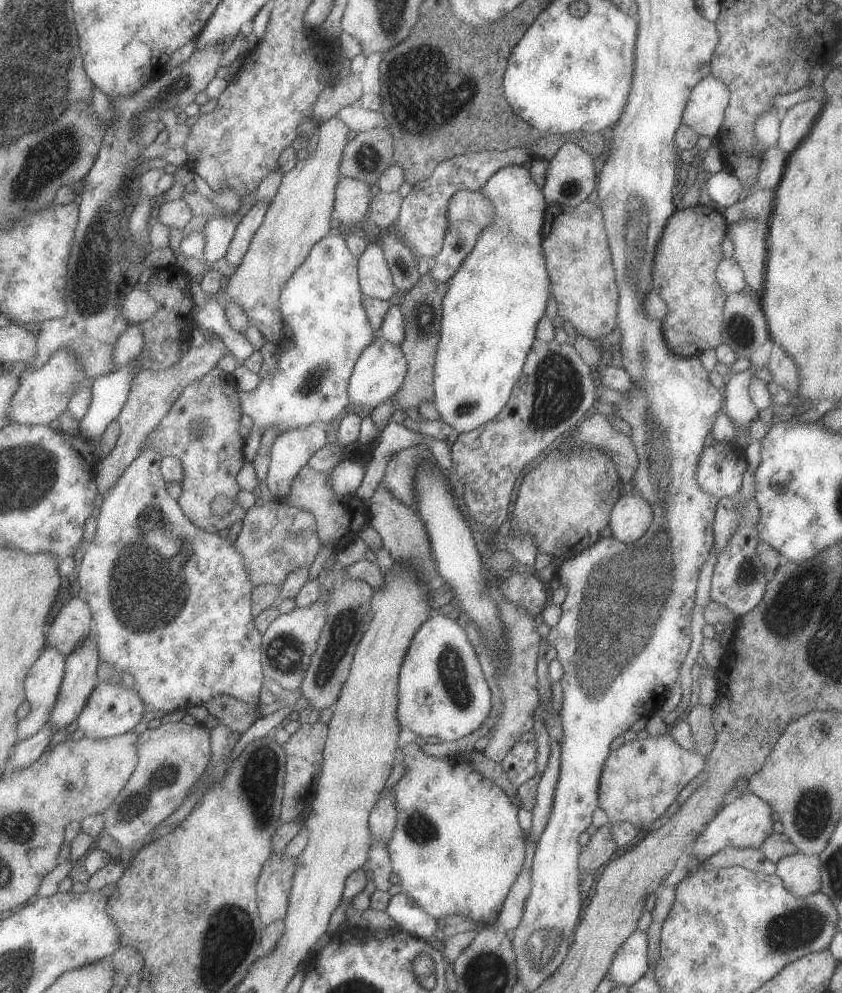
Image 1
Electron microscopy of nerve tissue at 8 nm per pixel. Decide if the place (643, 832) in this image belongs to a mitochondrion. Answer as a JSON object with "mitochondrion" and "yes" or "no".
{"mitochondrion":"no"}

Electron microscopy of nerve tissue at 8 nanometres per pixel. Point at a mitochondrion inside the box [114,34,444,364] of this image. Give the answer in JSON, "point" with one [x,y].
{"point":[405,76]}

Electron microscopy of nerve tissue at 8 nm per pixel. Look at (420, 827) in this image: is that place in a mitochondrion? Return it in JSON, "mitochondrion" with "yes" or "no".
{"mitochondrion":"yes"}

